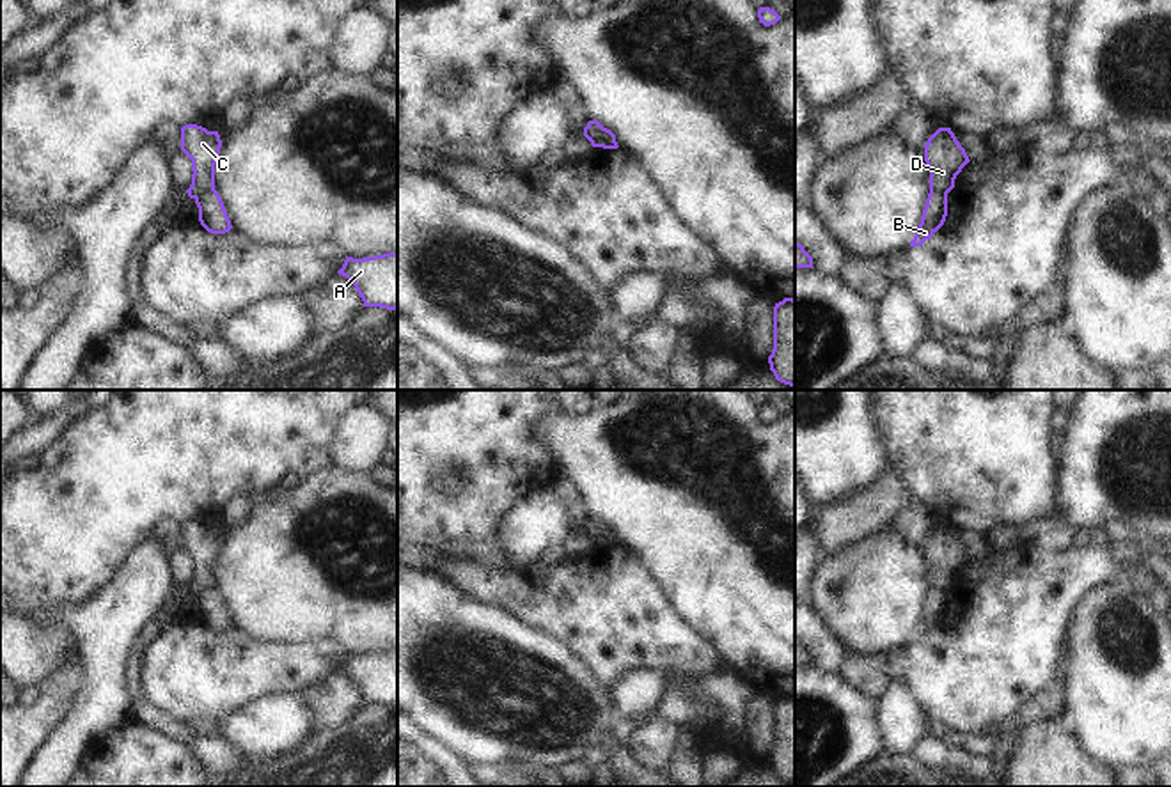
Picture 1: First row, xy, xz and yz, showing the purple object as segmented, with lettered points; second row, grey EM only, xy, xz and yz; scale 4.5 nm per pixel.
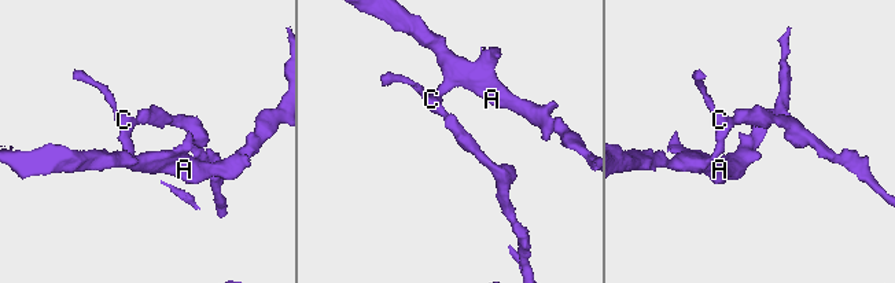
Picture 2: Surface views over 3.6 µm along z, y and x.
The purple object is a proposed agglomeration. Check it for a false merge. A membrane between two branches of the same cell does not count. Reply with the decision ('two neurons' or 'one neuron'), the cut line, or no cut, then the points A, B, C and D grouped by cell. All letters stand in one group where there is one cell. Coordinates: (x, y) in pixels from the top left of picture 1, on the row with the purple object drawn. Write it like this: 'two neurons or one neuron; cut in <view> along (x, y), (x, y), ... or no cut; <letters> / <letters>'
two neurons; cut in xy along (213, 188), (196, 199); A B / C D

